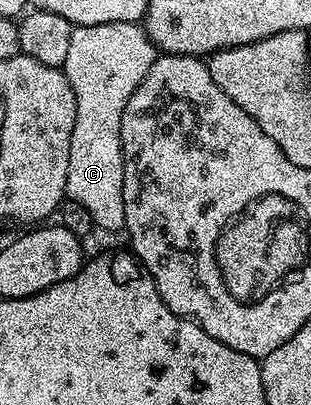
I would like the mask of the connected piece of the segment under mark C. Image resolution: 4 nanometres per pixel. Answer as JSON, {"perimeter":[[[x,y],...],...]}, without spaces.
{"perimeter":[[[135,21],[78,25],[71,35],[63,72],[75,91],[75,131],[71,131],[71,159],[67,163],[65,195],[91,215],[98,230],[119,234],[124,230],[123,111],[127,99],[135,95],[139,83],[143,83],[158,56],[159,50],[154,47],[152,39]]]}

